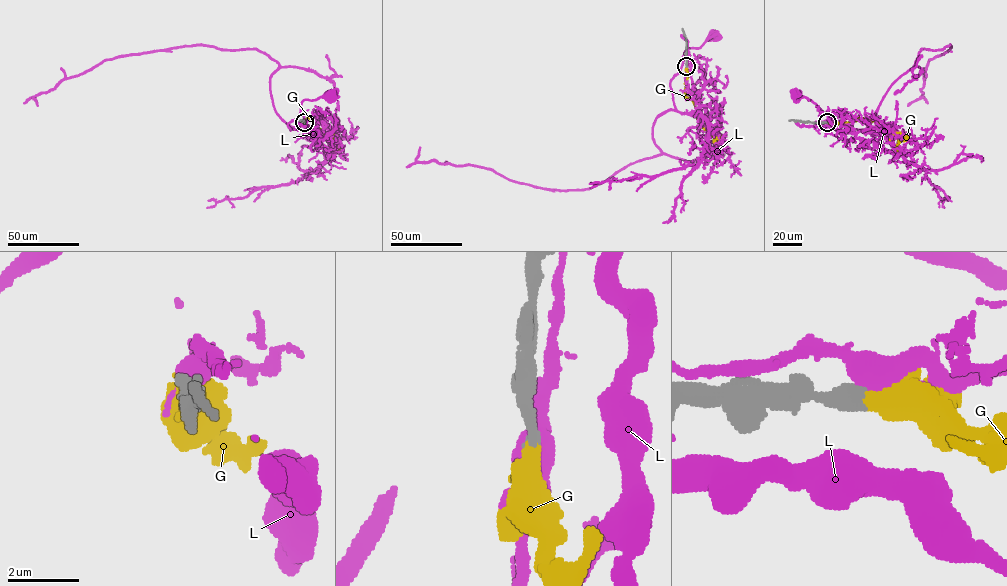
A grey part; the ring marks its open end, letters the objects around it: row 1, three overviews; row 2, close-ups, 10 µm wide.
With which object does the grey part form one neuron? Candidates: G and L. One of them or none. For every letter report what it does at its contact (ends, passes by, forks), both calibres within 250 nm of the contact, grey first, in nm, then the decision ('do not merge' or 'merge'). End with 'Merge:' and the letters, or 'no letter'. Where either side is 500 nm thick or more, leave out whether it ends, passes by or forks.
G: it ends | 440/480 nm | merge
L: it forks | 440/420 nm | do not merge
Merge: G

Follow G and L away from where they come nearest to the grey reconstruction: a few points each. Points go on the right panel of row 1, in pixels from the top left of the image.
G: (827, 122), (838, 125), (860, 118), (877, 122), (890, 131), (891, 136), (903, 133), (906, 138), (903, 141)
L: (827, 122), (841, 121), (857, 137), (871, 140), (873, 129), (849, 128), (794, 93)

